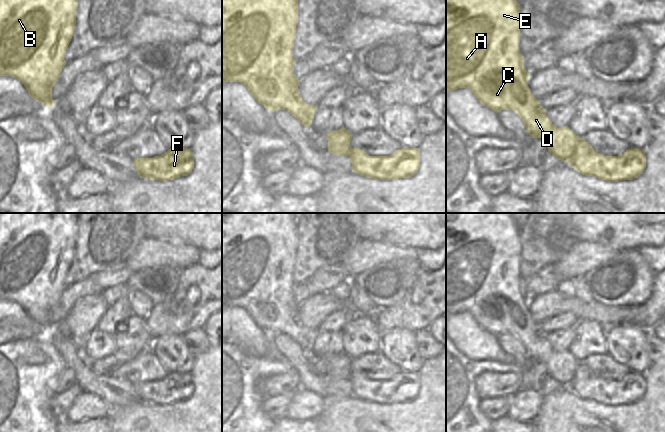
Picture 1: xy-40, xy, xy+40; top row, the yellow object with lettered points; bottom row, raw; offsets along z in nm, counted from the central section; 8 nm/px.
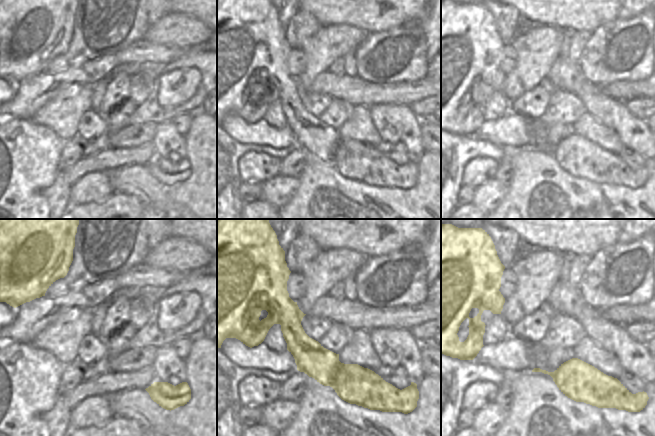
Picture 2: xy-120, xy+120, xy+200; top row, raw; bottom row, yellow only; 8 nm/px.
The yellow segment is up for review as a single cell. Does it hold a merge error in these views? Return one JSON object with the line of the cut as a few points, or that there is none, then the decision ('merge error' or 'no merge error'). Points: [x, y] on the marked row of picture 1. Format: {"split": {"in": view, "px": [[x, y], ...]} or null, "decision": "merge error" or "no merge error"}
{"split": {"in": "xy+40", "px": [[578, 138], [574, 152], [568, 162]]}, "decision": "merge error"}

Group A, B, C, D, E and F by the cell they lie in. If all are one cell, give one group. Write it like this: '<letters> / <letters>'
A B C D E / F

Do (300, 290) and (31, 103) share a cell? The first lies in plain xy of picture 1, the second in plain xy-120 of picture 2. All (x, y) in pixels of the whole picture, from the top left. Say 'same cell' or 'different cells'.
same cell

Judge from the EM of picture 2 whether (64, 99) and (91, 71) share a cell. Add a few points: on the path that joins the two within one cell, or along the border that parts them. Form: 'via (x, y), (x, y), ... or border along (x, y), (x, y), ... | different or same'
border along (90, 85), (69, 84), (57, 93) | different

